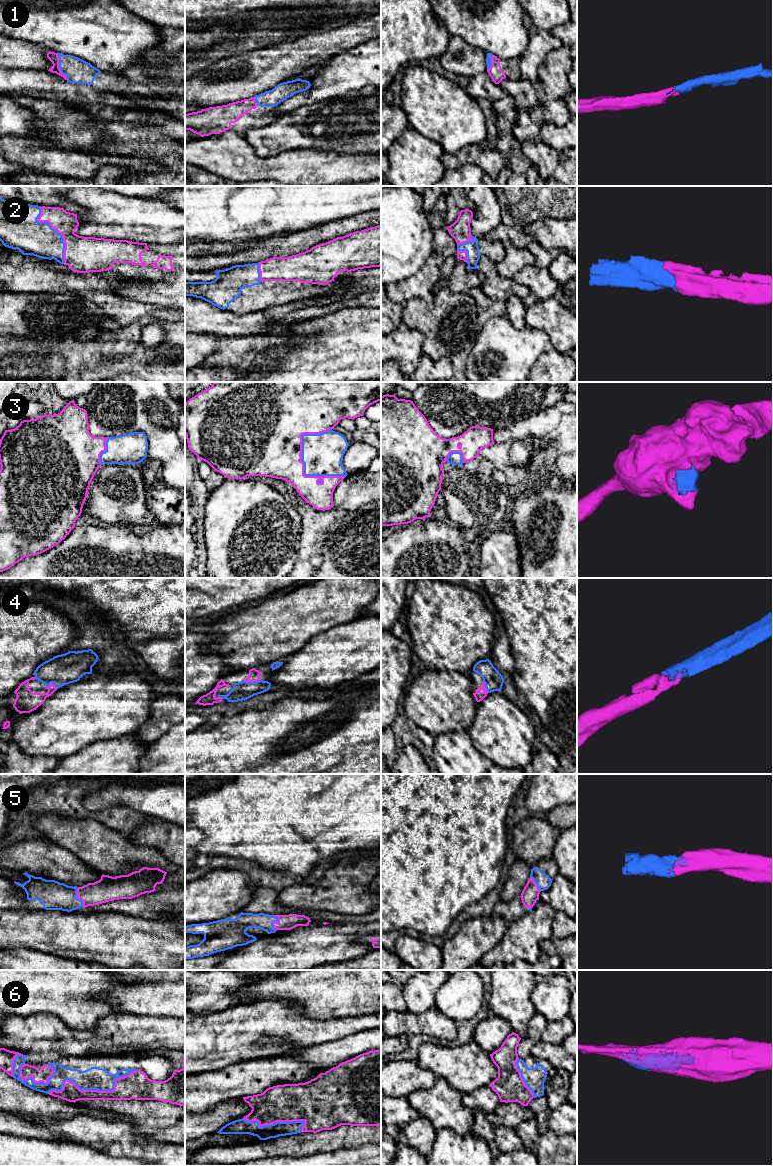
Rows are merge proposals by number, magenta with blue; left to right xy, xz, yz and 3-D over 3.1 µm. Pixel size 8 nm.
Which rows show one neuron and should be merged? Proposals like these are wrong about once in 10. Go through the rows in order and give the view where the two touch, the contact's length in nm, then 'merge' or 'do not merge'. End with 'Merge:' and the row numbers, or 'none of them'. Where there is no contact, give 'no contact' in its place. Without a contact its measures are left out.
1: contact in xy; length 240 nm; merge
2: contact in xy; length 500 nm; merge
3: contact in xz; length 480 nm; merge
4: contact in xz; length 140 nm; merge
5: contact in xy; length 170 nm; merge
6: contact in xy; length 750 nm; merge
Merge: 1, 2, 3, 4, 5, 6

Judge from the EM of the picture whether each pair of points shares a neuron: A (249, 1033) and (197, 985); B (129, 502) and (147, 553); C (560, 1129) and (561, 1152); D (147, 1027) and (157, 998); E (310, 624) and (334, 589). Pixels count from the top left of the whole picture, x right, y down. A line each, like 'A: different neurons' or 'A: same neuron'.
A: different neurons
B: different neurons
C: different neurons
D: different neurons
E: same neuron

